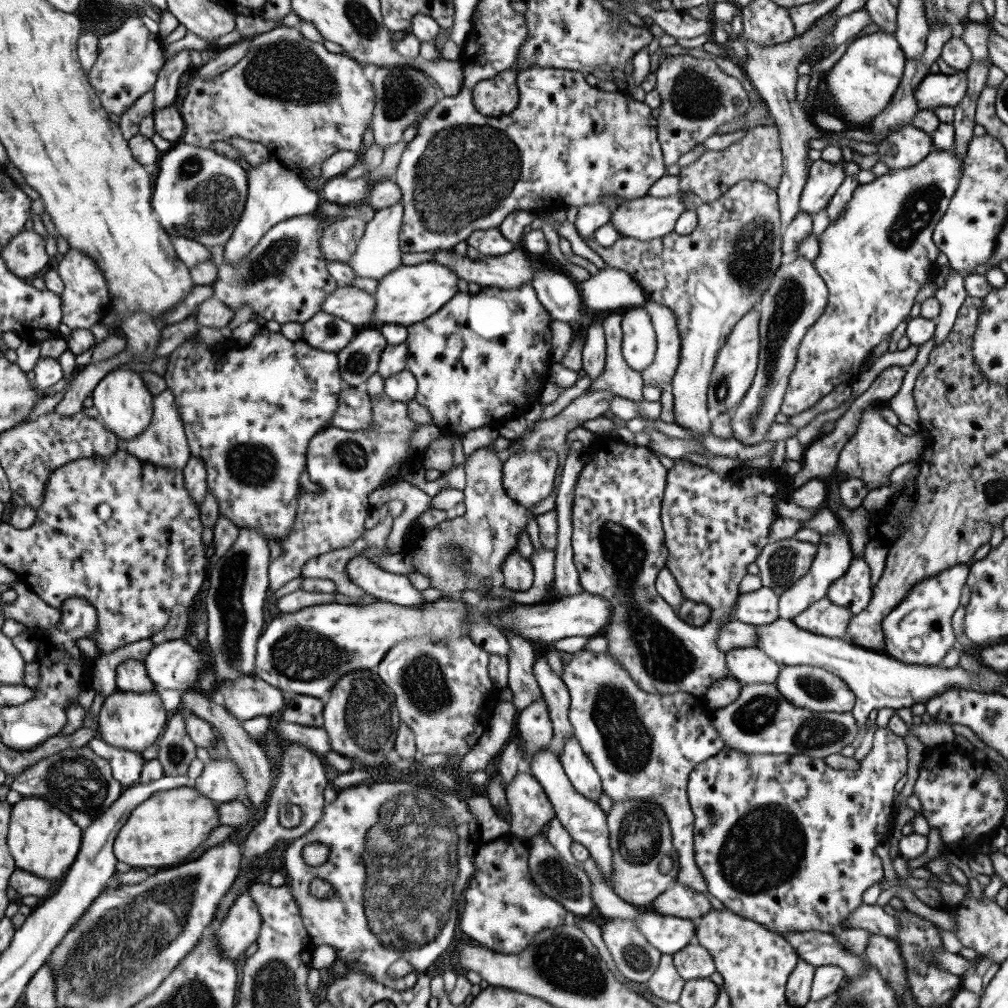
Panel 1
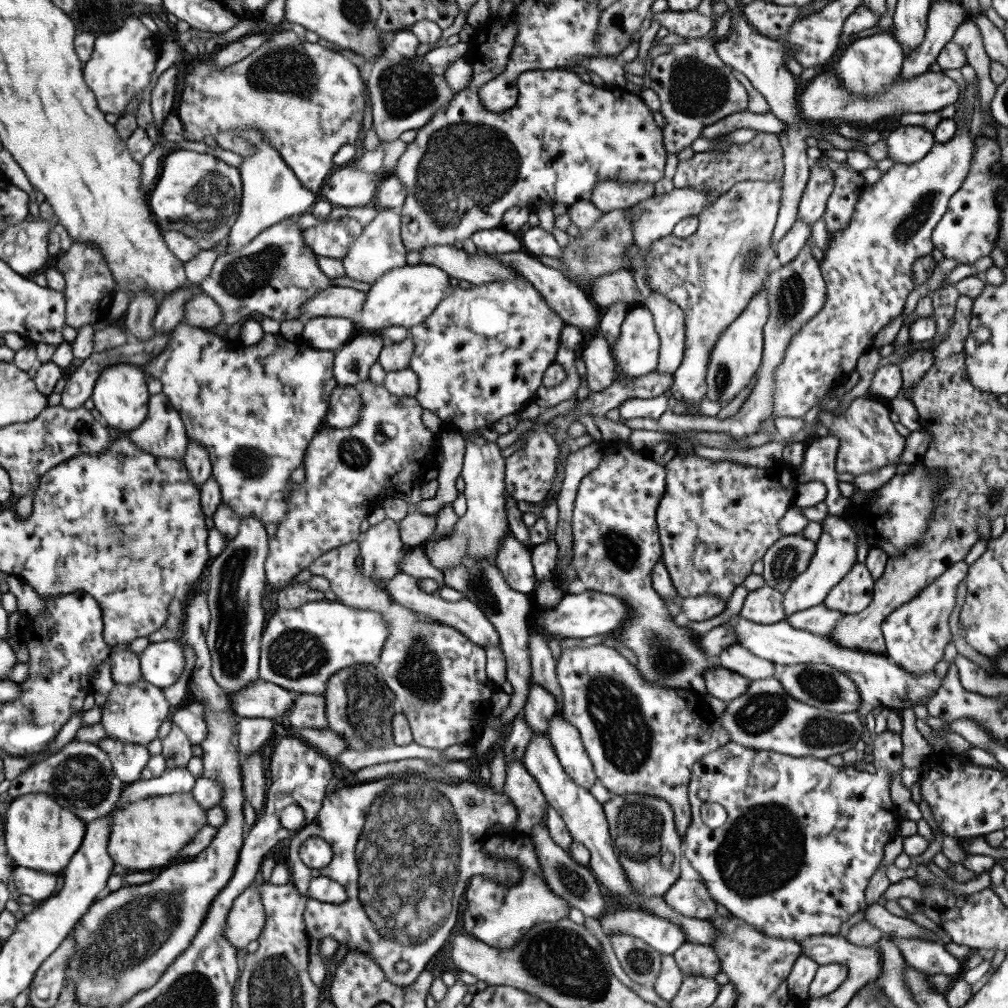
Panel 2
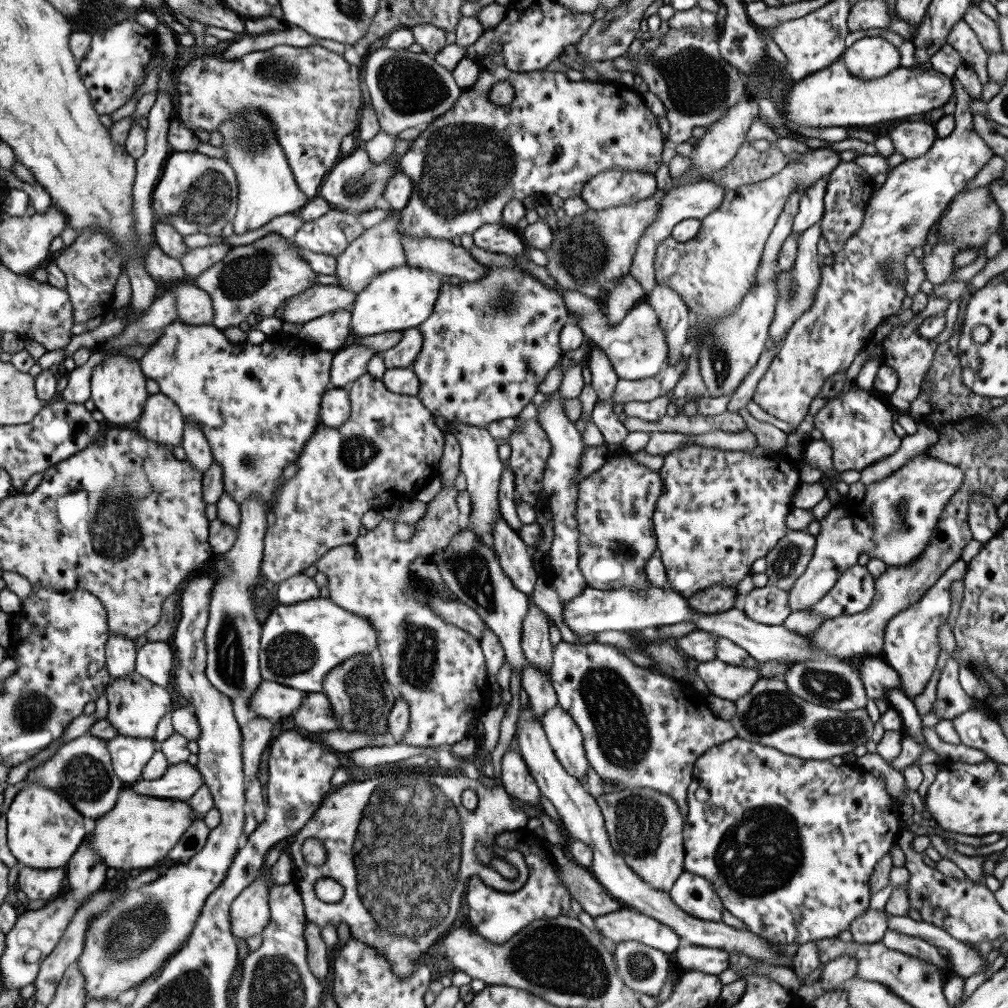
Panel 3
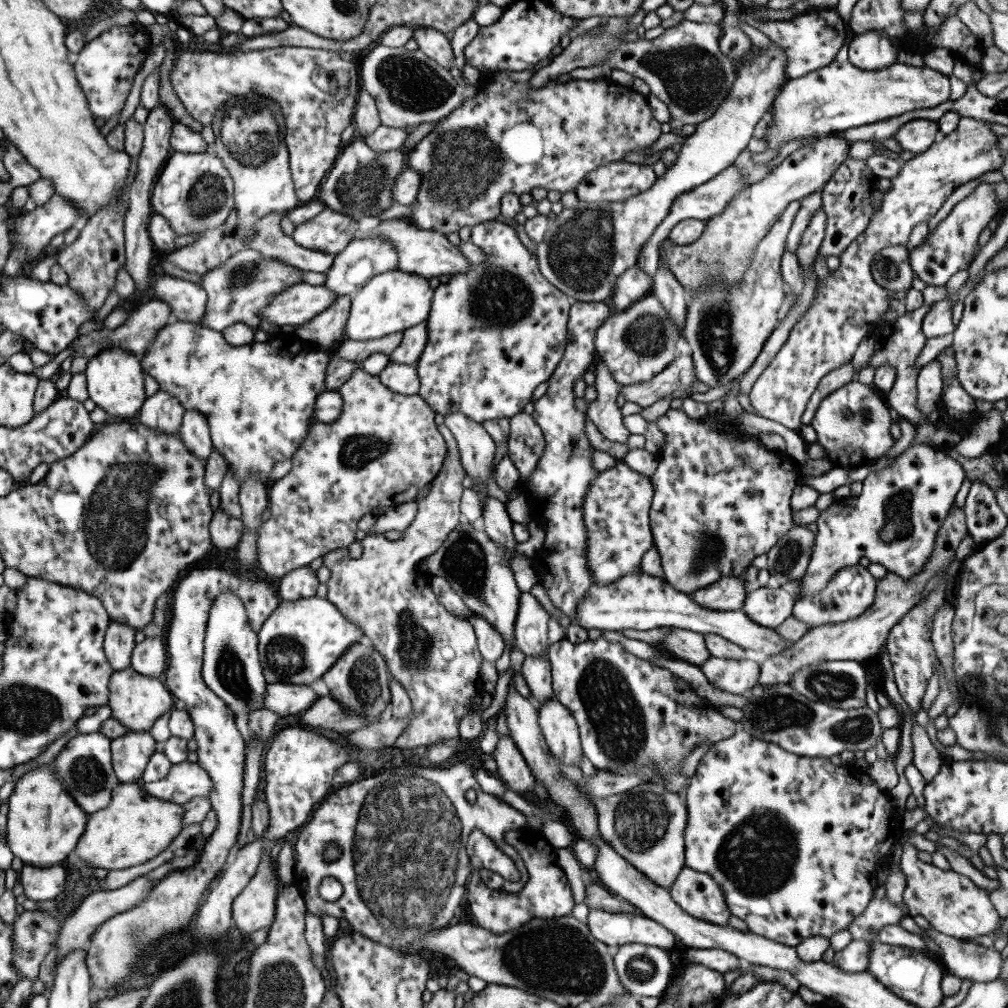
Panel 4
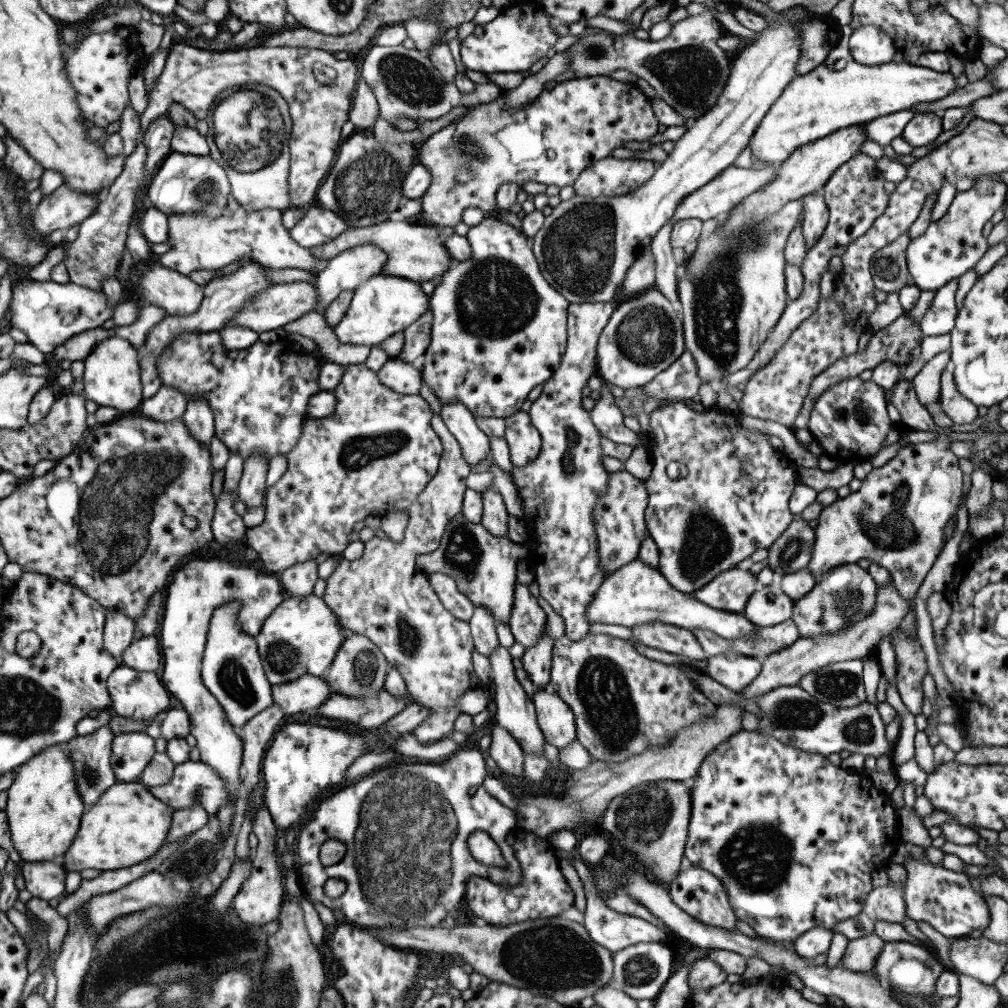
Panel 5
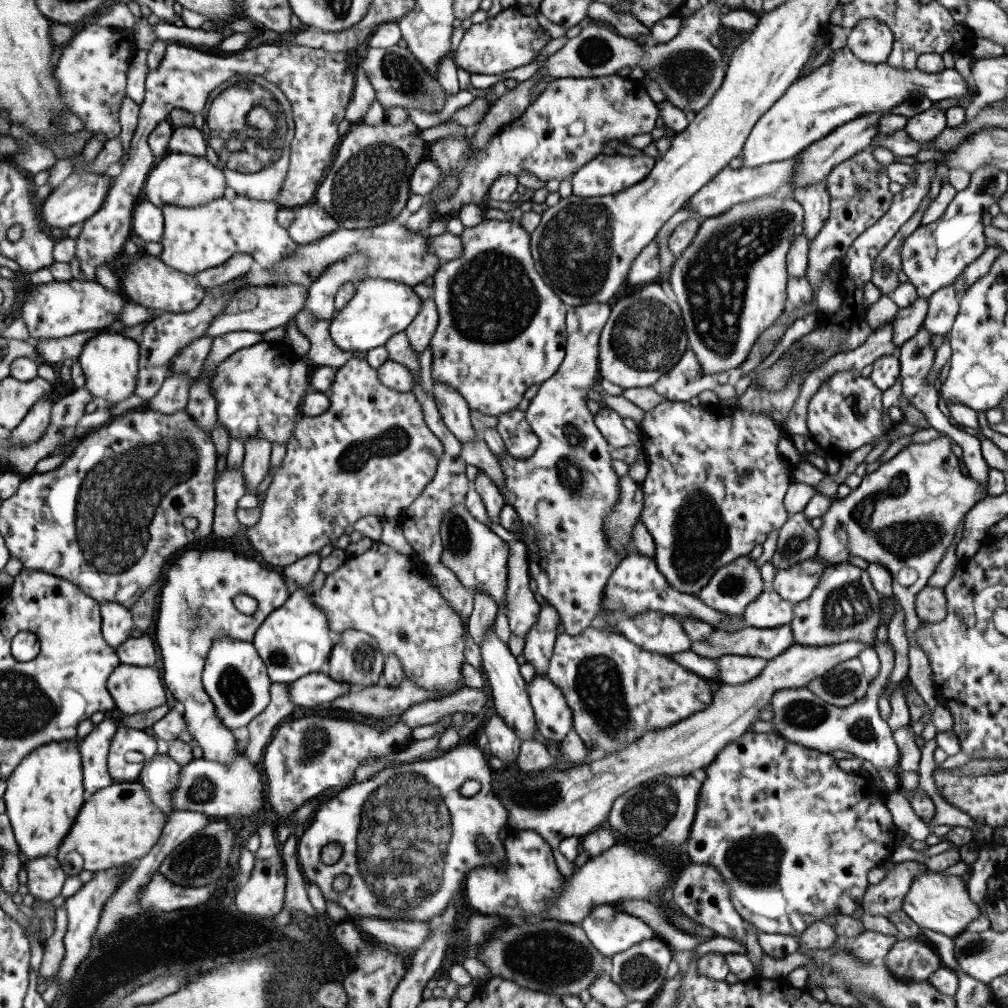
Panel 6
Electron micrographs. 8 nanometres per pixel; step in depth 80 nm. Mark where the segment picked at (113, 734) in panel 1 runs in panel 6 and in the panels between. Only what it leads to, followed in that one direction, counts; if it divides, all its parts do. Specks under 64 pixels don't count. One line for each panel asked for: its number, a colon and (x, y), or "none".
2: (133, 712)
3: (136, 704)
4: (137, 700)
5: (136, 694)
6: (135, 689)

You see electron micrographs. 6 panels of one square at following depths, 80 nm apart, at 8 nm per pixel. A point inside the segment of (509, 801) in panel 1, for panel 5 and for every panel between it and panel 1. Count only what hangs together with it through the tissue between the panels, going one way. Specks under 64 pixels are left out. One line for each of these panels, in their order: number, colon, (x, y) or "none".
2: (521, 789)
3: (515, 780)
4: (510, 767)
5: (503, 749)

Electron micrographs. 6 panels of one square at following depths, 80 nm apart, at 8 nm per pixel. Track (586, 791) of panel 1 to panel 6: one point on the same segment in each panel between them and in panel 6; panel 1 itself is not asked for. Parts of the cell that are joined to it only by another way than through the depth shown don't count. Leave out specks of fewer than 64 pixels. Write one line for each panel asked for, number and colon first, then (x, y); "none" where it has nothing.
2: (565, 739)
3: (564, 737)
4: (556, 723)
5: (555, 720)
6: (553, 719)

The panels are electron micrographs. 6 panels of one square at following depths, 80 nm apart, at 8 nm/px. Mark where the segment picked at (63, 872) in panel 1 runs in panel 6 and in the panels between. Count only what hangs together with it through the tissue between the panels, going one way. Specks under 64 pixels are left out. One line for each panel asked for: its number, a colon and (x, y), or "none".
2: (42, 835)
3: (44, 830)
4: (45, 824)
5: (45, 809)
6: (45, 795)

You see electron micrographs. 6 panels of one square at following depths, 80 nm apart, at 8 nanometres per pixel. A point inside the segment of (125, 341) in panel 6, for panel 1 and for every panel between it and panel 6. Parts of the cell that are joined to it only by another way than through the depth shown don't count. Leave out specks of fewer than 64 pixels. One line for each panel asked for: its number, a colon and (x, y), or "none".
1: (125, 405)
2: (121, 395)
3: (119, 388)
4: (115, 379)
5: (112, 376)

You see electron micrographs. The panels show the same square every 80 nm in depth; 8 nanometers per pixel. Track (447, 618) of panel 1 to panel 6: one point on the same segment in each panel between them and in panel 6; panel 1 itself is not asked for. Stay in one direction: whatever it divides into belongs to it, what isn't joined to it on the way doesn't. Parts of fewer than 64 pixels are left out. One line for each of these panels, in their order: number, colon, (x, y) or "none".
2: (300, 648)
3: (299, 643)
4: (299, 641)
5: (301, 636)
6: (293, 640)

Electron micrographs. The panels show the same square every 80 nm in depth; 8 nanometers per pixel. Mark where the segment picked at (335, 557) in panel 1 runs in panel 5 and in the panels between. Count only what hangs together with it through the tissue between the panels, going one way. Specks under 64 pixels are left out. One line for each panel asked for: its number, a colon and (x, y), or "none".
2: (437, 676)
3: (438, 669)
4: (415, 621)
5: (419, 623)

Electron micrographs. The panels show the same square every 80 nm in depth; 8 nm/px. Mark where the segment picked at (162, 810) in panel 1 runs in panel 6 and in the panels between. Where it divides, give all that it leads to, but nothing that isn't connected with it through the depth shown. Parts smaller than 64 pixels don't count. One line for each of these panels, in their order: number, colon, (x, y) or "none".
2: (149, 833)
3: (137, 834)
4: (136, 827)
5: (129, 824)
6: (119, 825)

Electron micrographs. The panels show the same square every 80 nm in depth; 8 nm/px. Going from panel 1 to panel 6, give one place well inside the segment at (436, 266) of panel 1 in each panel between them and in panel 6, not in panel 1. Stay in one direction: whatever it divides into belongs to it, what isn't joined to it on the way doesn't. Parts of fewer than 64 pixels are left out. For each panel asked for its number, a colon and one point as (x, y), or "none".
2: (406, 295)
3: (400, 298)
4: (392, 301)
5: (383, 305)
6: (379, 308)

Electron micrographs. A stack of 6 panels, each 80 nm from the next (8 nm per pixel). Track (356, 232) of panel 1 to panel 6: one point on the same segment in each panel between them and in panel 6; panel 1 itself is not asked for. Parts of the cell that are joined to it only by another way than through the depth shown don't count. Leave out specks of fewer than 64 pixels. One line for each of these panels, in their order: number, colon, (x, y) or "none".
2: (331, 239)
3: (331, 233)
4: (329, 231)
5: (318, 226)
6: (310, 222)

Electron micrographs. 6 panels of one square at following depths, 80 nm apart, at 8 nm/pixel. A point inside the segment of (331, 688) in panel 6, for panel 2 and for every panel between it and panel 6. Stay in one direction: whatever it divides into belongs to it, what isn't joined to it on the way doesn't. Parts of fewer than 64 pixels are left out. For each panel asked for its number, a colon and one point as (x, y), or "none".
2: (259, 699)
3: (271, 700)
4: (283, 699)
5: (306, 693)

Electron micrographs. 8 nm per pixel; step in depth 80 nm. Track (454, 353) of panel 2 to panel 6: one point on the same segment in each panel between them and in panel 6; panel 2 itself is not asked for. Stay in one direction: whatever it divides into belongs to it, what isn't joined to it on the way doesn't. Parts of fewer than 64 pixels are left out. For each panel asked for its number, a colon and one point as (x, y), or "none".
3: (487, 345)
4: (495, 332)
5: (499, 328)
6: (500, 329)

